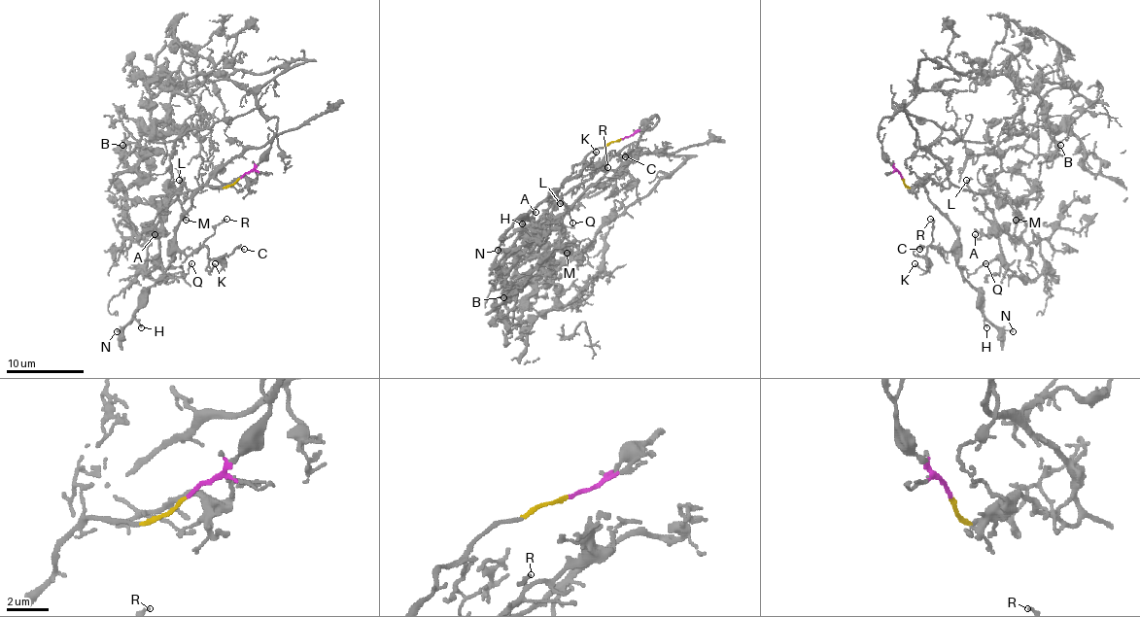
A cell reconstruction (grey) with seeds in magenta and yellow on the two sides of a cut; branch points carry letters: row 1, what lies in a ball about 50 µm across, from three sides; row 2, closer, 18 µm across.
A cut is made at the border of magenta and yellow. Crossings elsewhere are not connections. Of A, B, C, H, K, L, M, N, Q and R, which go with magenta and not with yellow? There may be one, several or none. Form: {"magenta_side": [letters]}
{"magenta_side": ["A", "B", "L", "M"]}

